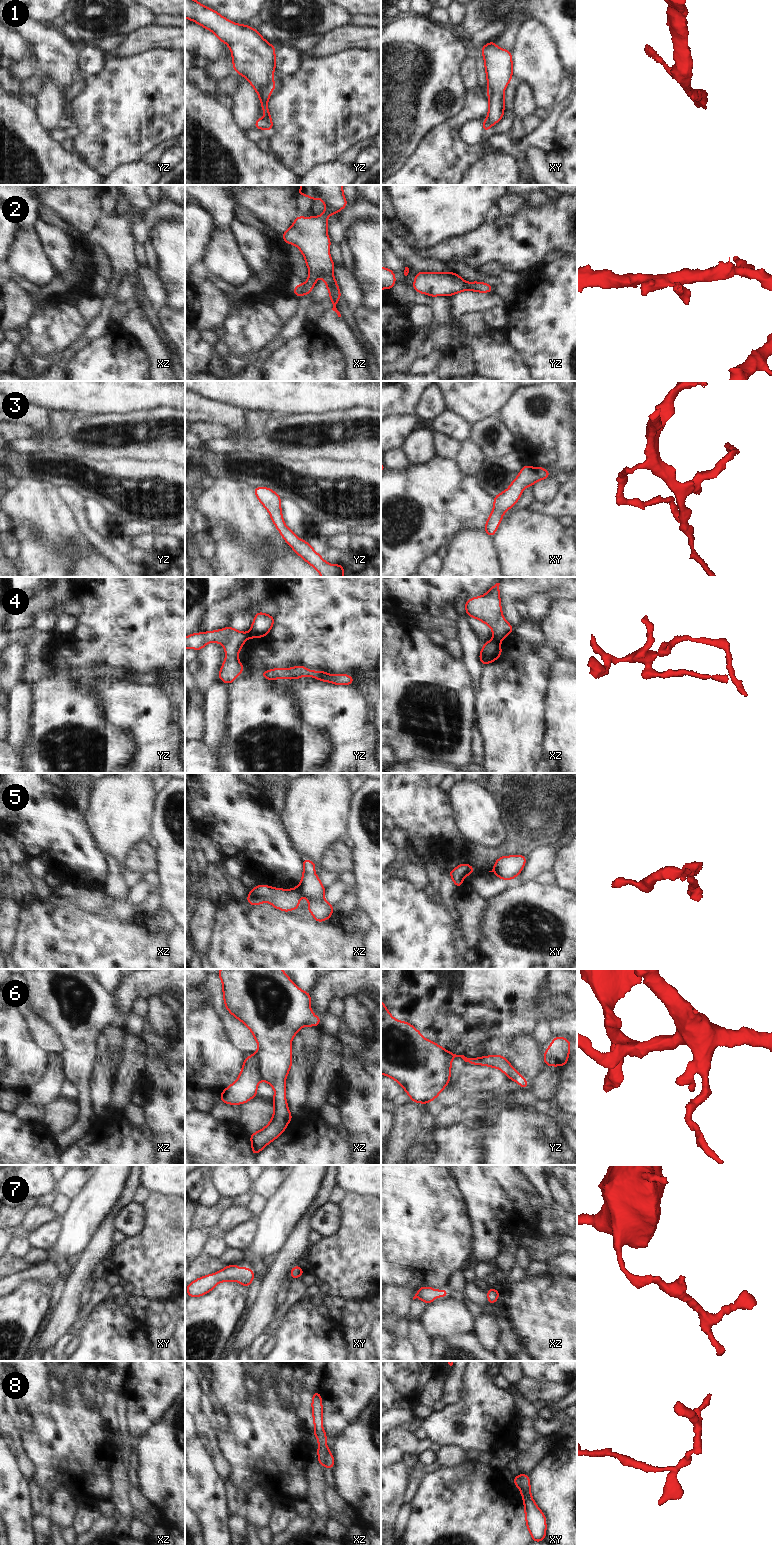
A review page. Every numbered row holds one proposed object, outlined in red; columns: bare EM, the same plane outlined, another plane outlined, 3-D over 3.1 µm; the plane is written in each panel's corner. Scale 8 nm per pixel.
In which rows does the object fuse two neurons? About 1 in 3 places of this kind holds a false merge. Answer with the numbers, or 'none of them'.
1, 4, 5, 6, 8

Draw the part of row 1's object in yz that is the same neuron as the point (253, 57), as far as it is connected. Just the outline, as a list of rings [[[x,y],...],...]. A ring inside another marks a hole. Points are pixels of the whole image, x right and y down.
[[[185,0],[185,17],[214,32],[220,41],[229,46],[232,52],[234,71],[245,77],[256,90],[265,119],[272,124],[272,118],[266,103],[270,99],[270,93],[277,86],[272,79],[276,70],[275,47],[263,39],[258,30],[251,28],[249,25],[235,24],[211,8],[204,7],[196,0]]]

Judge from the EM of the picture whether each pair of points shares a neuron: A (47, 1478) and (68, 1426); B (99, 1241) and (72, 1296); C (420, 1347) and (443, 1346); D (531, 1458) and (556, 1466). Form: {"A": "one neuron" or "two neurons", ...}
{"A": "one neuron", "B": "one neuron", "C": "two neurons", "D": "two neurons"}

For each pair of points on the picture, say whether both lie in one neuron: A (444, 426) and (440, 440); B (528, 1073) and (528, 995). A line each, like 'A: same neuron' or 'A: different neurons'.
A: different neurons
B: different neurons

